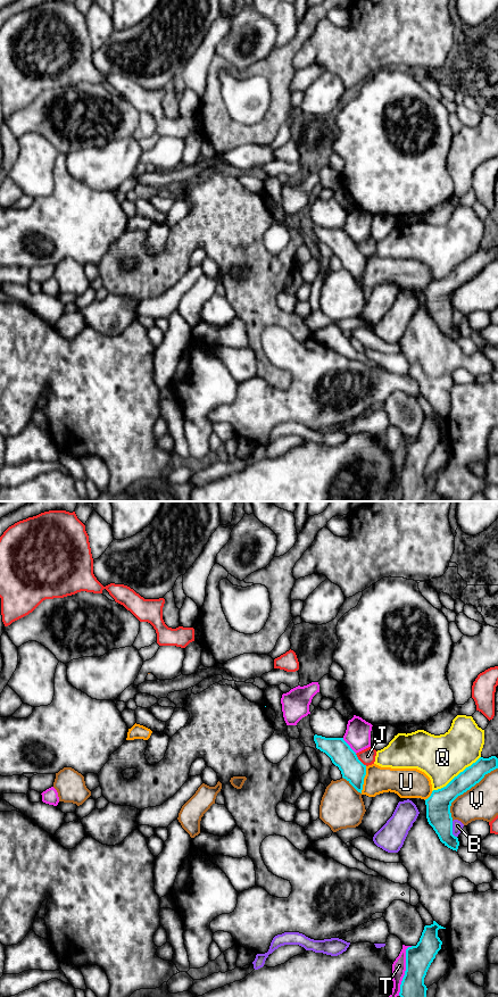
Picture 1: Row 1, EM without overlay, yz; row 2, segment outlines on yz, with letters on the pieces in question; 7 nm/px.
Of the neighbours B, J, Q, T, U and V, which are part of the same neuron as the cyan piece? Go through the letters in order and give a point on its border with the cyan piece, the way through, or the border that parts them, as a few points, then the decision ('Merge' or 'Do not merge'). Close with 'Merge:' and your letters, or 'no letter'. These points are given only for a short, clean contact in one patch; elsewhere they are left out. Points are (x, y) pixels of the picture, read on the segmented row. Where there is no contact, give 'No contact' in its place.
B: Touches cyan at yz (451, 829). Do not merge
J: Touches cyan at yz (359, 761). Do not merge
Q: Touches cyan at yz (457, 775). Do not merge
T: Touches cyan at yz (406, 970). Do not merge
U: Touches cyan at yz (363, 780). Do not merge
V: Touches cyan at yz (465, 791). Do not merge
Merge: no letter

